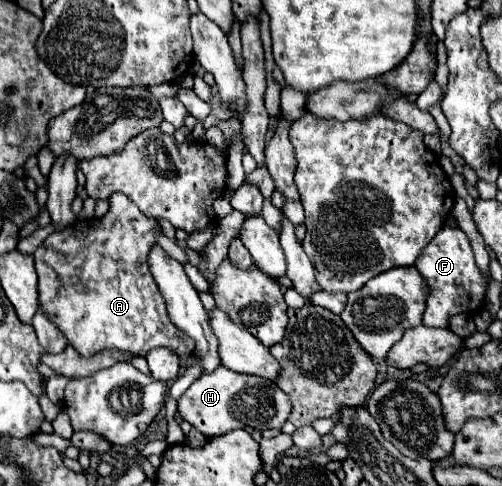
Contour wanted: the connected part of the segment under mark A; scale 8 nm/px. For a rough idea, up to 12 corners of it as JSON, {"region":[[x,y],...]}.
{"region":[[114,192],[34,252],[82,356],[192,344],[146,262],[156,220]]}

